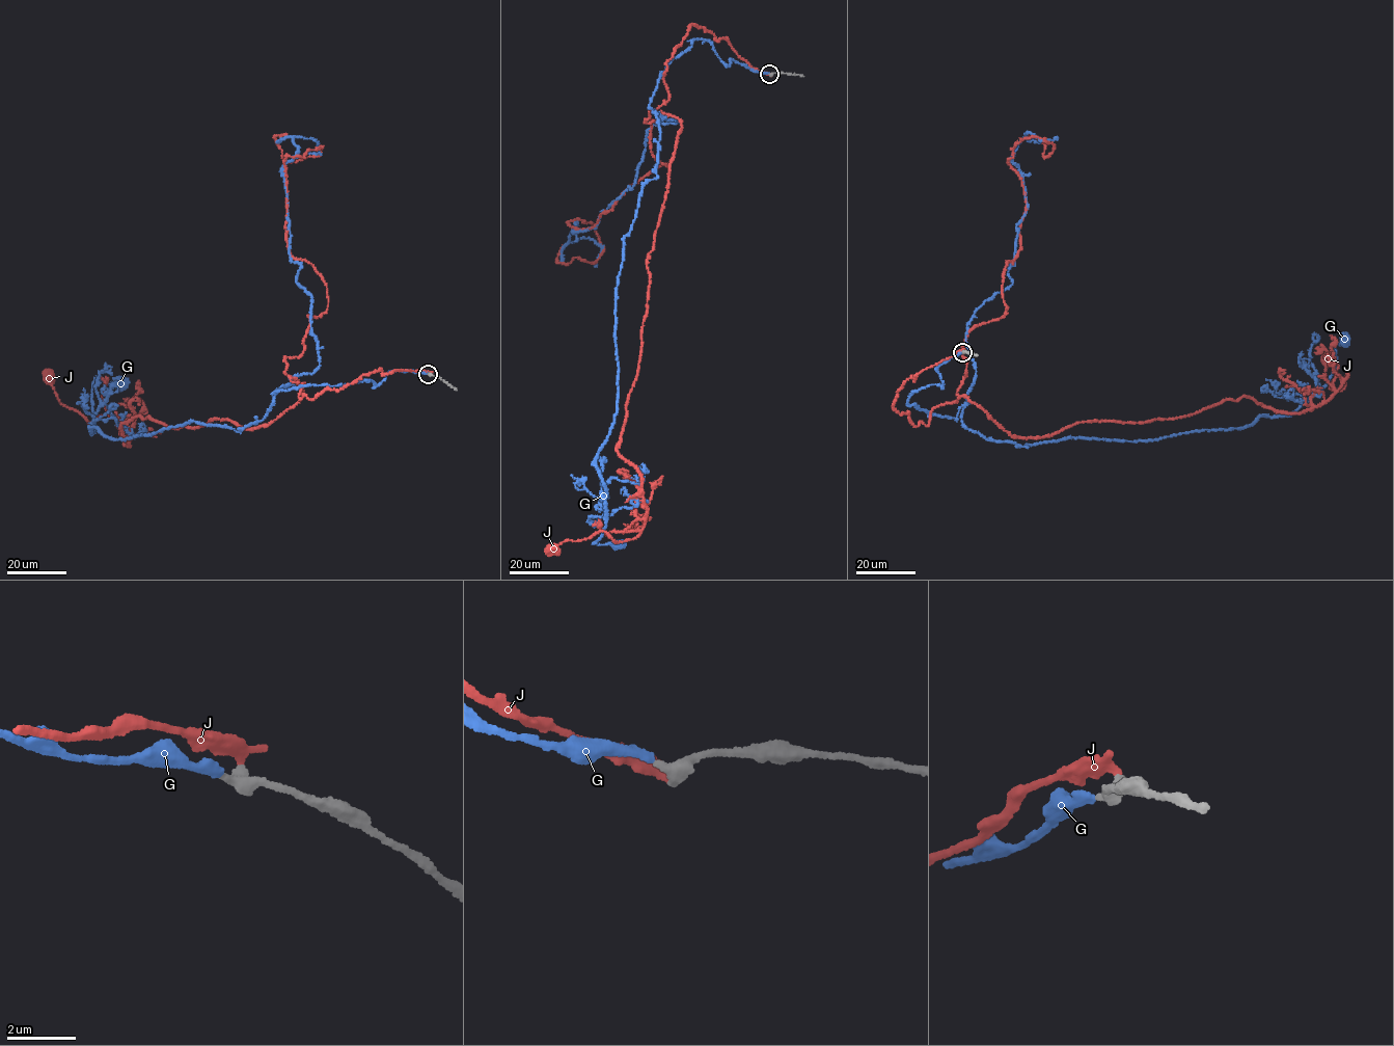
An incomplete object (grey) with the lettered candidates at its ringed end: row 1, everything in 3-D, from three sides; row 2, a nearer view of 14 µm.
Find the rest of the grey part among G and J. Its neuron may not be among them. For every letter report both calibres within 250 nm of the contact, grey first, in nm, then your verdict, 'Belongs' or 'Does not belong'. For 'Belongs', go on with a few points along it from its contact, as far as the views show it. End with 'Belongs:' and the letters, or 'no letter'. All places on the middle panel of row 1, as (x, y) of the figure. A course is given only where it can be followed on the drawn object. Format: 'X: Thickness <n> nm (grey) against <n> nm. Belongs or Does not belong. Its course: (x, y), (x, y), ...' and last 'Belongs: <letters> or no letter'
G: Thickness 340 nm (grey) against 280 nm. Belongs. Its course: (769, 73), (693, 39), (648, 106), (657, 176), (624, 237), (617, 411), (596, 458), (593, 543), (617, 543)
J: Thickness 460 nm (grey) against 340 nm. Does not belong
Belongs: G

